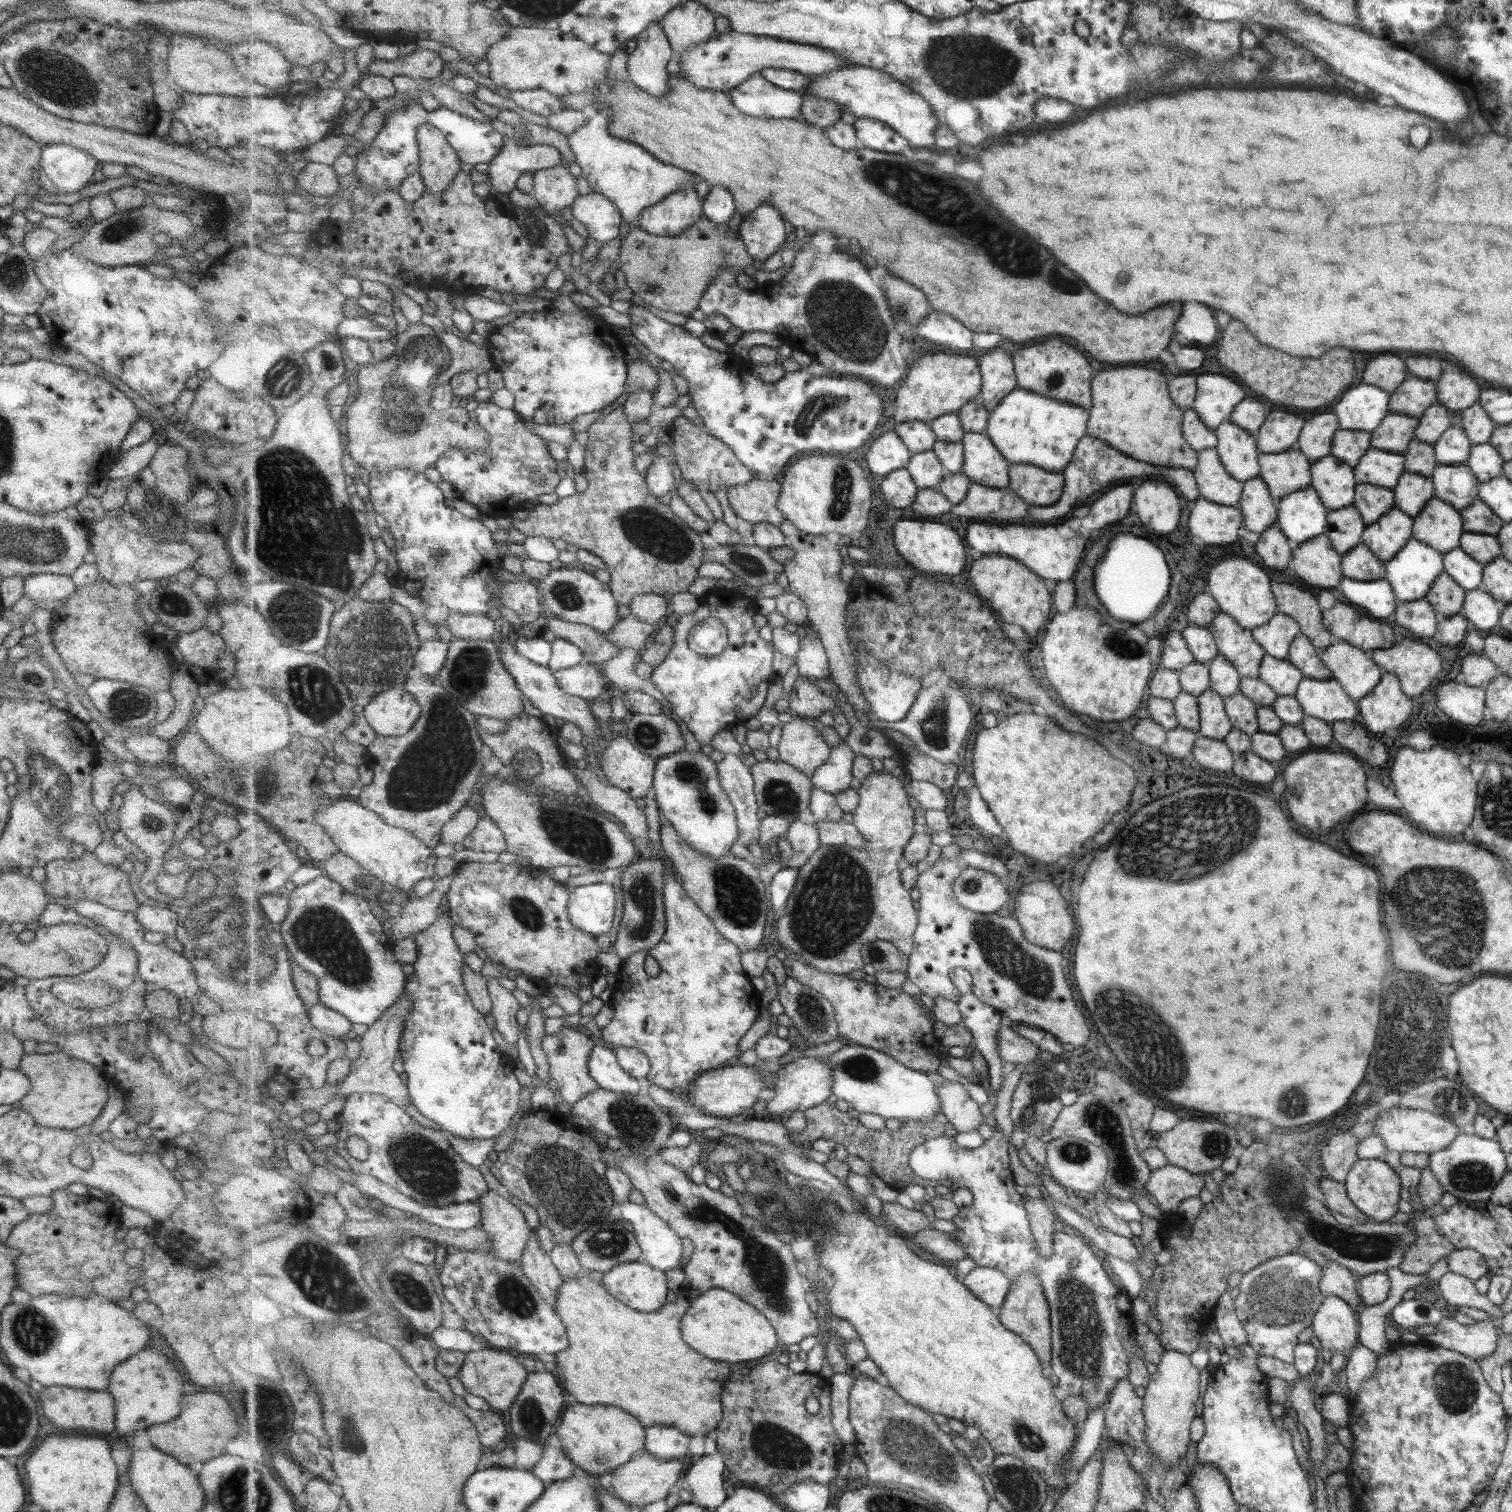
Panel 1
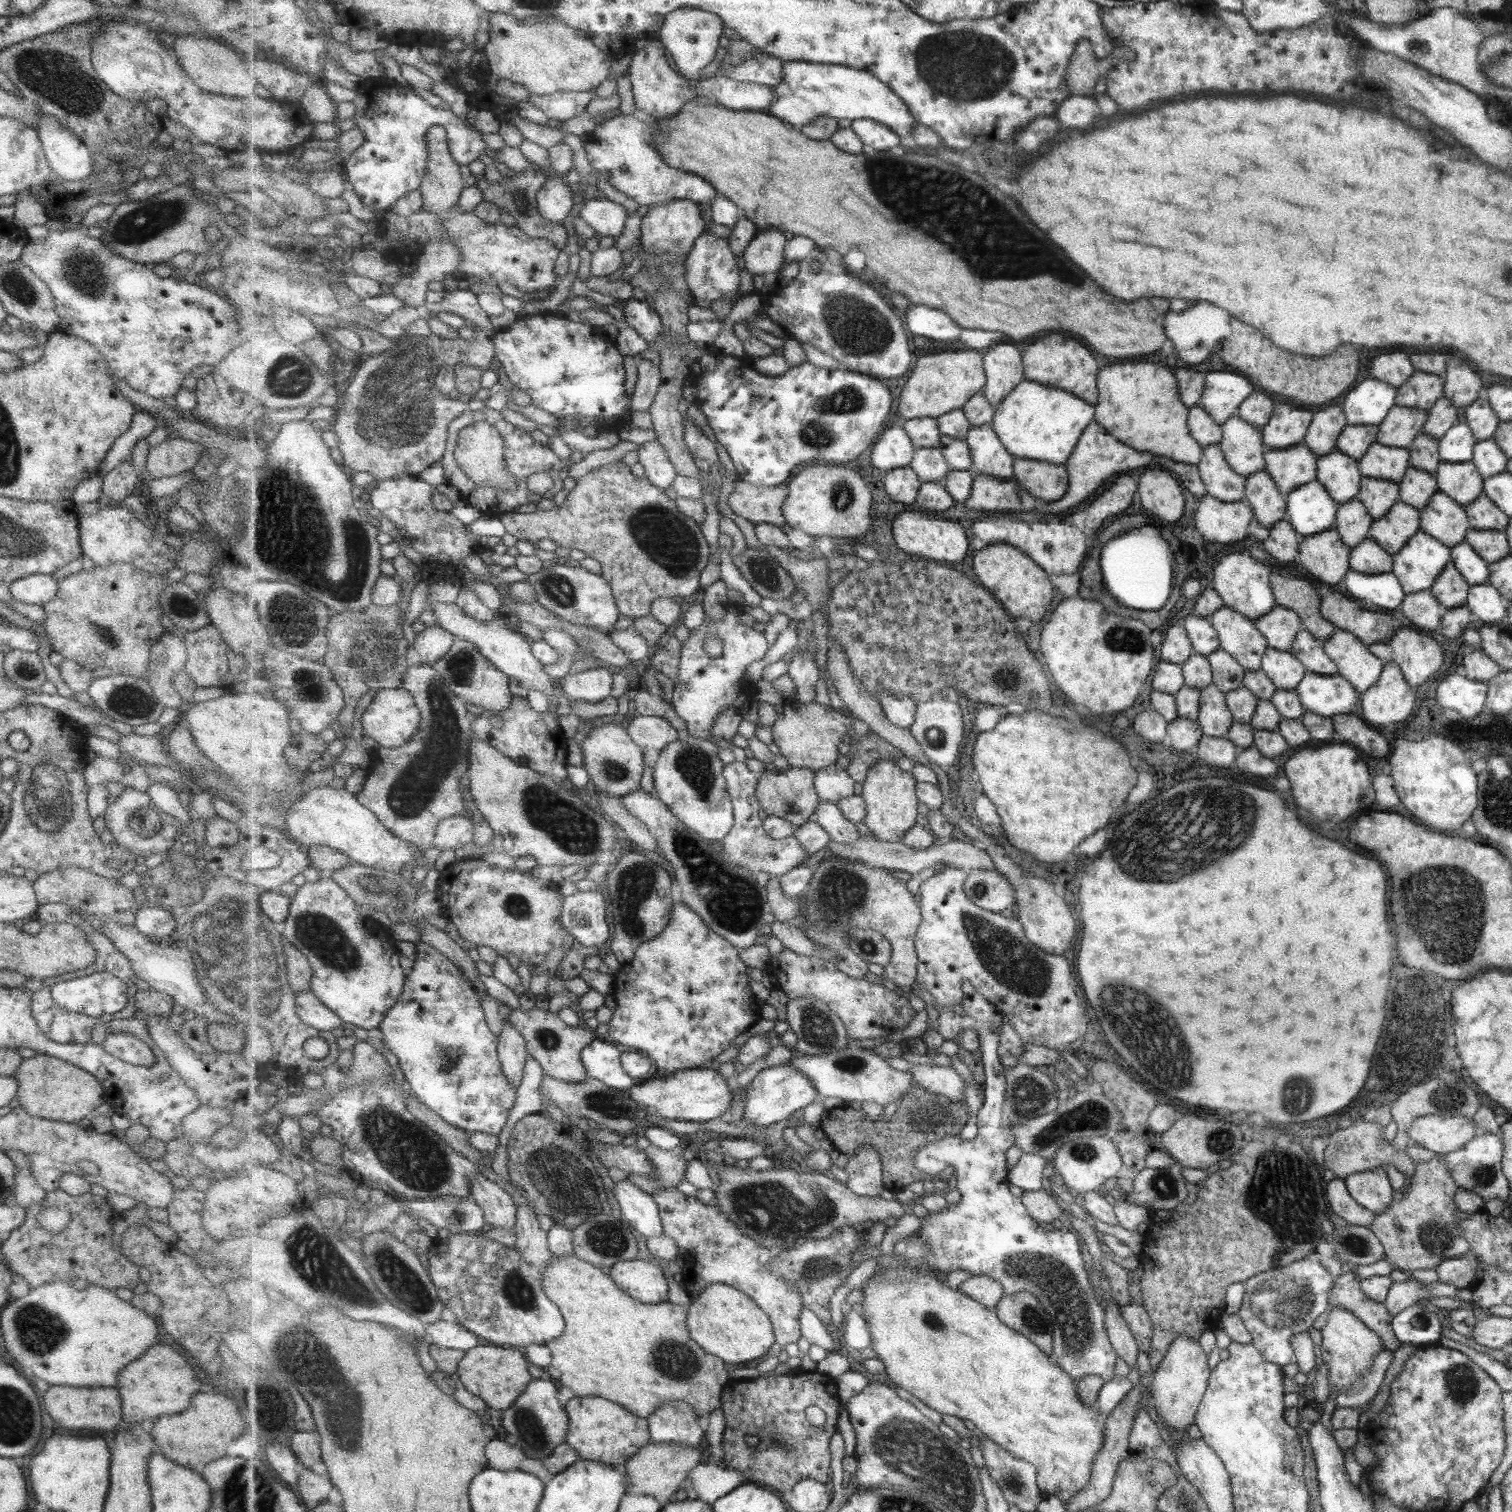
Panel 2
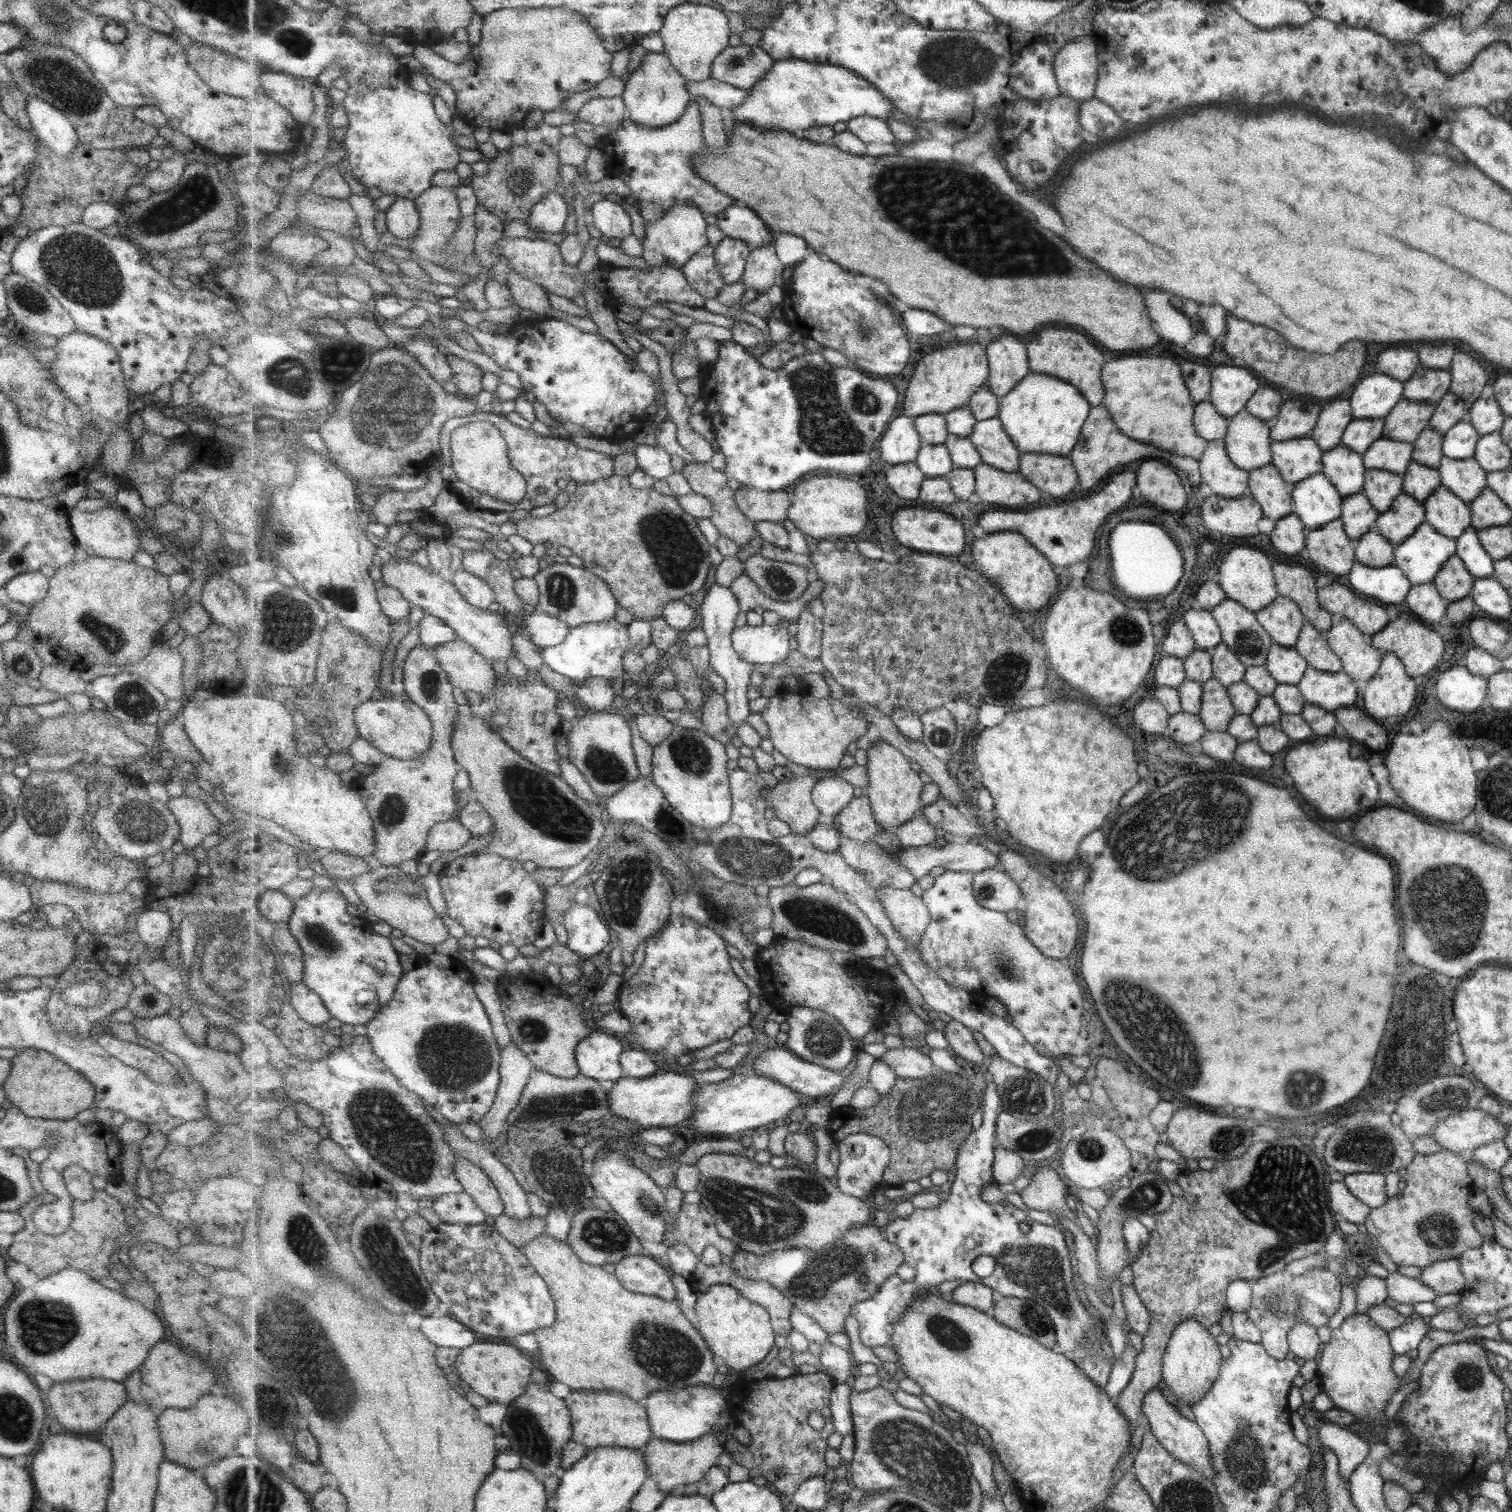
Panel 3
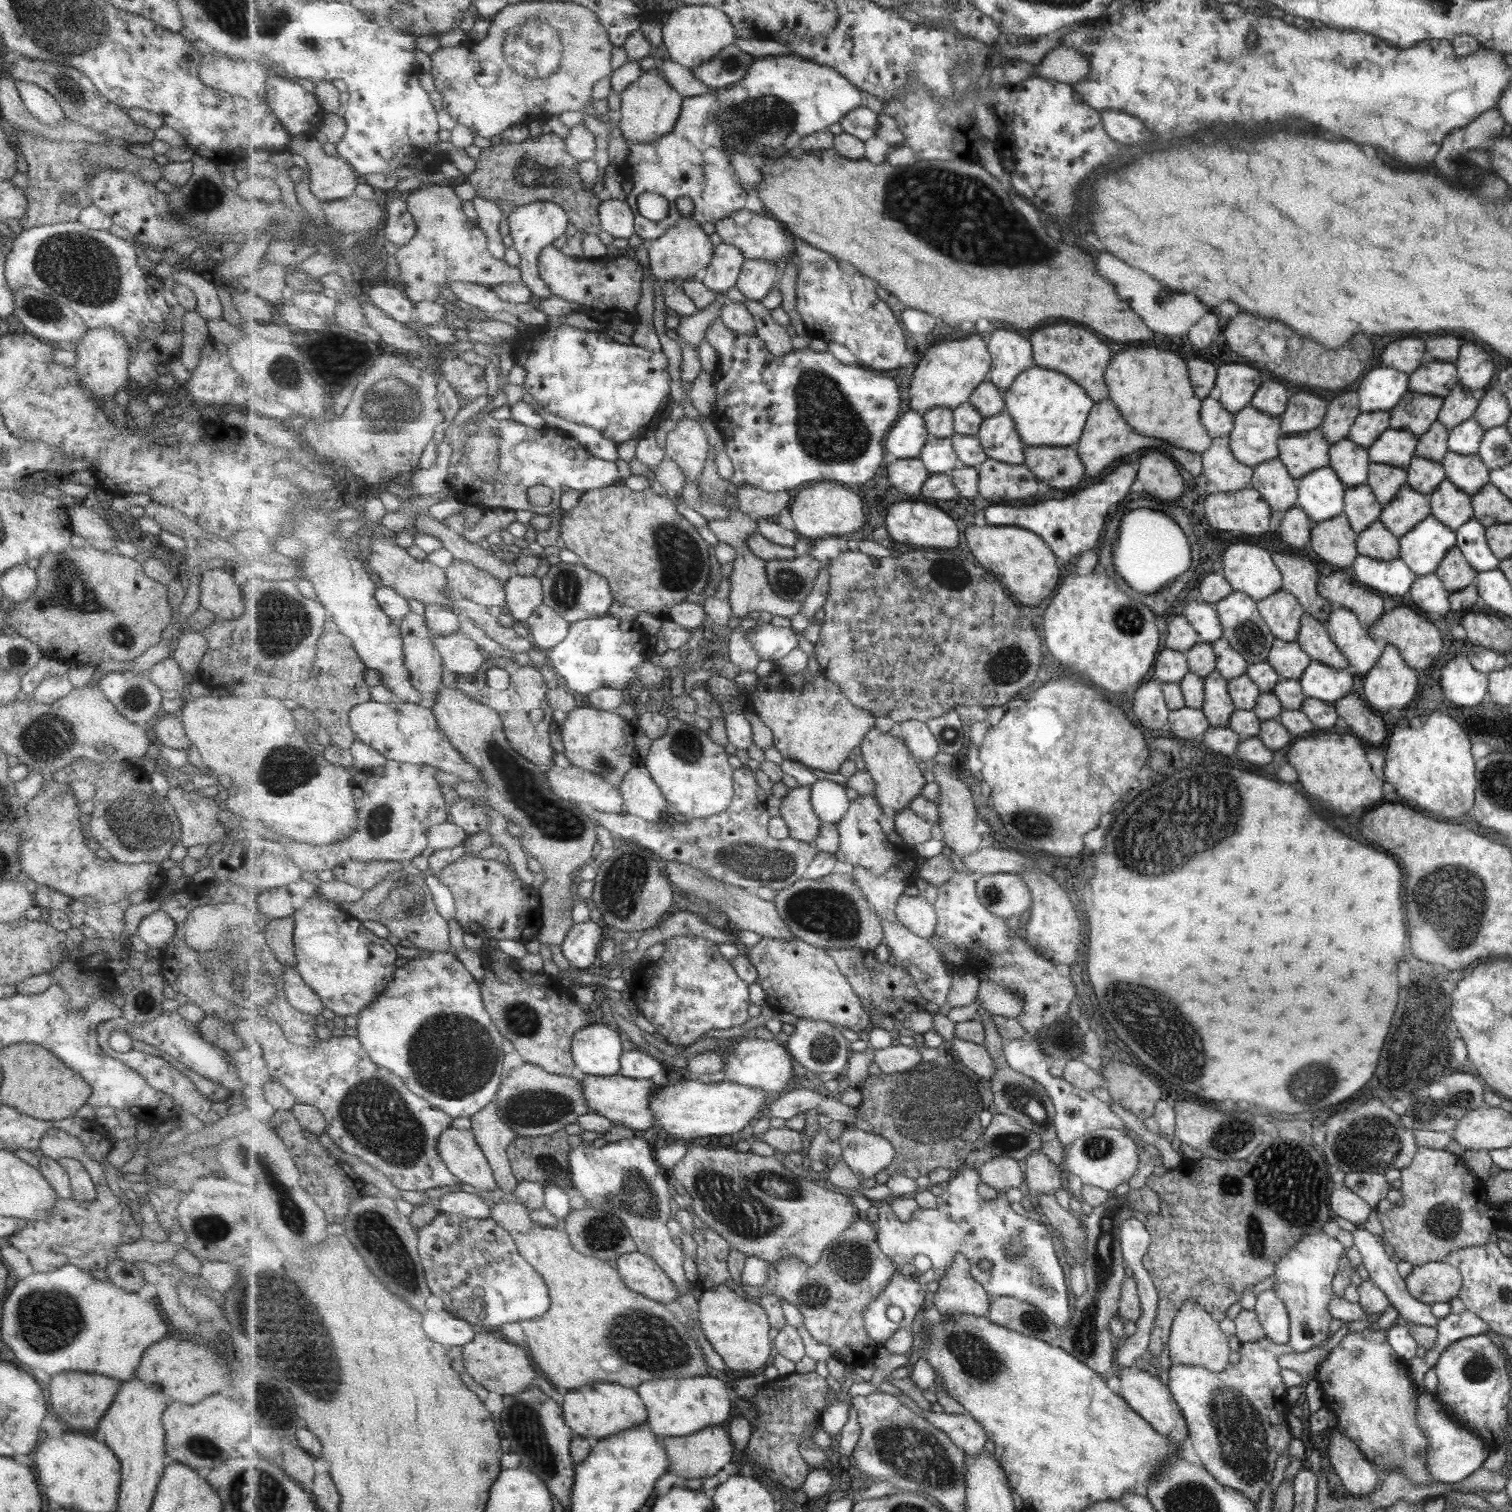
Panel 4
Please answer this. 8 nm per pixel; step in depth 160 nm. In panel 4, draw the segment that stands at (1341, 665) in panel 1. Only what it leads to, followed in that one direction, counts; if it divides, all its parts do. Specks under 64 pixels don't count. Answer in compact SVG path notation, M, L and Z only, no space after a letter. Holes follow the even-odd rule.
M1333 606L1329 620L1324 625L1331 642L1337 650L1342 651L1358 674L1364 675L1373 668L1385 645L1381 640L1372 639L1370 633L1363 630L1354 611Z

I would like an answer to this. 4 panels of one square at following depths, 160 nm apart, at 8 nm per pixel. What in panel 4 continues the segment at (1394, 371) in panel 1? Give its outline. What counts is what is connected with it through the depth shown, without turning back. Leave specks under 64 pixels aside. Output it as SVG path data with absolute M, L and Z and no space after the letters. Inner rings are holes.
M1409 338L1409 340L1391 342L1383 350L1381 362L1383 366L1402 371L1409 376L1413 370L1418 369L1421 356L1423 356L1423 342Z

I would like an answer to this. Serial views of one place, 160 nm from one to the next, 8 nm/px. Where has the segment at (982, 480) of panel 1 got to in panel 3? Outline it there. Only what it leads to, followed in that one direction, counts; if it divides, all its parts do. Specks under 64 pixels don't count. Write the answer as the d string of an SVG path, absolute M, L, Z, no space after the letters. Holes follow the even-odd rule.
M999 417L978 421L969 438L979 449L983 460L988 465L1005 472L1020 470L1023 452L1018 449Z

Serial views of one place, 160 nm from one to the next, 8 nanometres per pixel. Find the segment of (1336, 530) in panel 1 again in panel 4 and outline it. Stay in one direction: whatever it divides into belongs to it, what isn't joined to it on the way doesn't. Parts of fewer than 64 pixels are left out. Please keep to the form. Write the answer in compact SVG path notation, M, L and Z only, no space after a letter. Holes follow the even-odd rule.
M1367 484L1345 488L1345 508L1342 510L1349 519L1350 528L1360 533L1371 525L1373 520L1381 517L1381 503L1374 497Z

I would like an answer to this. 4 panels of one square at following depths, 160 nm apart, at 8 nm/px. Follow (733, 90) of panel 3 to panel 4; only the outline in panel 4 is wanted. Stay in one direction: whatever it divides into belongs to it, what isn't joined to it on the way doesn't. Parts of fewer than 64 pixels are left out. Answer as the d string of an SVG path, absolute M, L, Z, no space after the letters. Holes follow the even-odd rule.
M670 58L662 60L655 67L670 82L670 85L685 98L701 96L712 91L711 88L703 84L703 81L693 74L692 69L684 64L673 62Z

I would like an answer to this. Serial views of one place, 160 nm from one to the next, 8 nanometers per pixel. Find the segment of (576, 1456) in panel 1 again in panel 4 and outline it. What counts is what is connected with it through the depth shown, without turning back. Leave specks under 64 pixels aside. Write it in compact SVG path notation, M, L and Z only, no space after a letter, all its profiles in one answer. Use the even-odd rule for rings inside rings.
M594 1382L583 1388L569 1390L565 1394L563 1416L566 1417L567 1426L570 1426L575 1434L597 1442L642 1425L648 1420L649 1413L646 1403L635 1390L615 1383Z

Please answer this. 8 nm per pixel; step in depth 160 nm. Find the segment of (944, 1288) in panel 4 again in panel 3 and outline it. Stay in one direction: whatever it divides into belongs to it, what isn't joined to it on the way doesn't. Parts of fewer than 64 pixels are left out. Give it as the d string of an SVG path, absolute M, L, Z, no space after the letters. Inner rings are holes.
M965 1282L956 1287L951 1299L962 1303L963 1306L973 1306L985 1311L987 1315L994 1314L998 1294L990 1286L979 1282Z

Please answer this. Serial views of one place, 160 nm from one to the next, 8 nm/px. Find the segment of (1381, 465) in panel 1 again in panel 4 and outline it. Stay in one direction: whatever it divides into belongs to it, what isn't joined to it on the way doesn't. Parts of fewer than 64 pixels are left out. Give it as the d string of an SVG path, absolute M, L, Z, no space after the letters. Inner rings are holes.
M1387 429L1368 446L1371 463L1391 465L1405 470L1417 452L1418 436L1397 429Z

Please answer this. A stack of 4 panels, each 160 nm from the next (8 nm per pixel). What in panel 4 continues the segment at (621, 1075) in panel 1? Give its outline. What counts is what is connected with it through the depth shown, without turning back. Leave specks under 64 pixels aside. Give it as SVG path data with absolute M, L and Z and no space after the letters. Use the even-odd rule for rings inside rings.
M606 1018L605 1024L593 1021L574 1034L572 1053L579 1075L613 1076L622 1069L621 1036Z

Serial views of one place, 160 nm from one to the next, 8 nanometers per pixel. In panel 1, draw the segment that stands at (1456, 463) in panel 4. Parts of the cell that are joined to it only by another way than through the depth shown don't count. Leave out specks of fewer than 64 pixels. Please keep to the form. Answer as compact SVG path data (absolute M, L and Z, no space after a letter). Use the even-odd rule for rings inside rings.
M1466 464L1461 465L1439 465L1433 469L1431 476L1434 485L1434 496L1442 499L1443 502L1450 503L1455 510L1469 506L1473 499L1478 498L1478 479L1475 478L1474 471Z

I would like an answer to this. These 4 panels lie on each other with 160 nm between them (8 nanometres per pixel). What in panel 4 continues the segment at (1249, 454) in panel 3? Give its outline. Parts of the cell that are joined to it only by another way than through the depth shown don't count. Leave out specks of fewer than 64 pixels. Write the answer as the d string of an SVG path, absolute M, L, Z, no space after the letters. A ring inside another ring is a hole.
M1247 404L1234 414L1234 425L1227 437L1231 454L1253 468L1277 456L1279 420Z

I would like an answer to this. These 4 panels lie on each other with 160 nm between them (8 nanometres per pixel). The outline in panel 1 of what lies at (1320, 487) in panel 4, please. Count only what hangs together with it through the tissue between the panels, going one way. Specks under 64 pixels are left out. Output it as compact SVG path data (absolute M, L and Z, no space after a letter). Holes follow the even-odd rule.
M1310 484L1281 497L1276 505L1278 518L1274 525L1294 546L1325 533L1329 510Z

